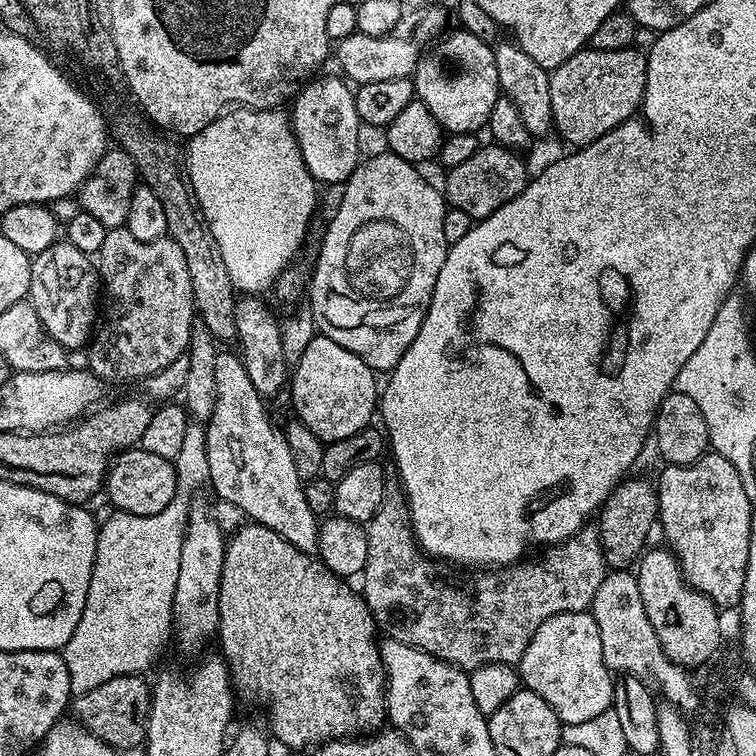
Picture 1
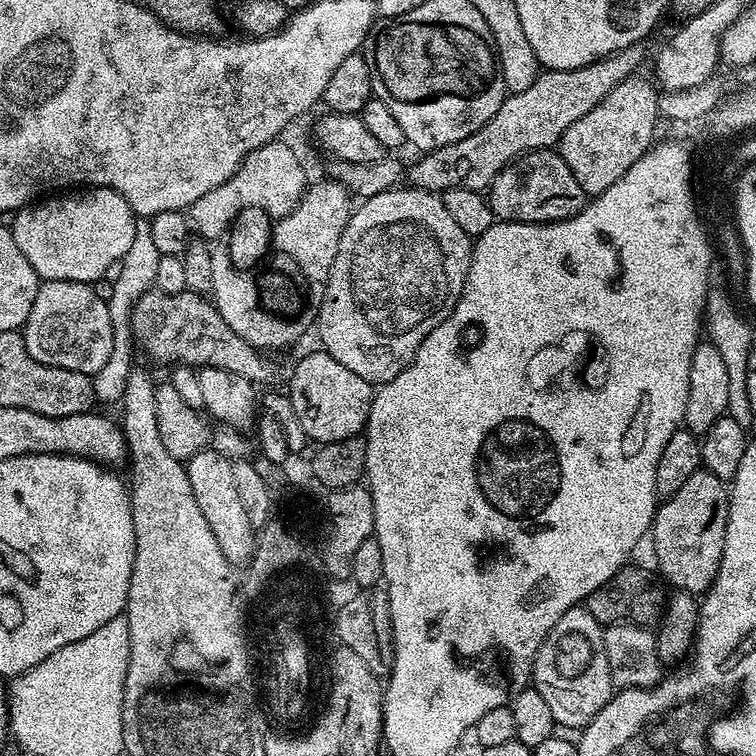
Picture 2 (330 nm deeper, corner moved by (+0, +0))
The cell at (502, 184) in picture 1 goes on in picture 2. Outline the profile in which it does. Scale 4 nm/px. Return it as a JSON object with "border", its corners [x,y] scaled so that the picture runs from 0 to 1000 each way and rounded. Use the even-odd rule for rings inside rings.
{"border":[[[730,196],[693,201],[651,237],[643,258],[657,288],[685,296],[731,296],[751,291],[765,284],[775,269],[765,235],[754,230],[754,220],[749,220],[739,200]]]}

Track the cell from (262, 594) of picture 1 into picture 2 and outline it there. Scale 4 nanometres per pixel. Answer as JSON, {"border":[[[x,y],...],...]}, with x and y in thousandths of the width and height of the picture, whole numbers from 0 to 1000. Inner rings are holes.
{"border":[[[269,593],[246,611],[251,648],[262,664],[262,675],[267,675],[267,685],[272,685],[272,696],[278,696],[288,722],[294,726],[294,733],[299,733],[307,747],[323,749],[339,728],[341,704],[325,681],[325,673],[321,672],[315,648],[310,643],[307,608],[291,598],[284,598],[283,593]]]}

